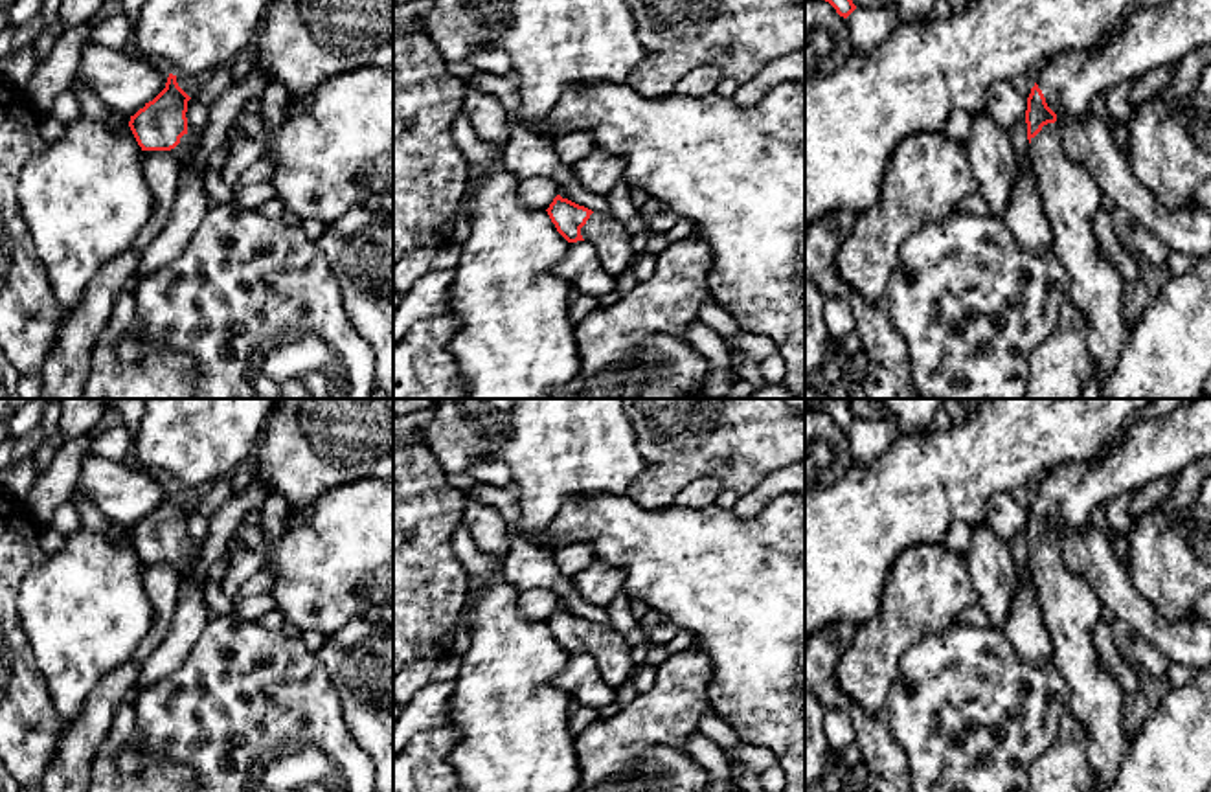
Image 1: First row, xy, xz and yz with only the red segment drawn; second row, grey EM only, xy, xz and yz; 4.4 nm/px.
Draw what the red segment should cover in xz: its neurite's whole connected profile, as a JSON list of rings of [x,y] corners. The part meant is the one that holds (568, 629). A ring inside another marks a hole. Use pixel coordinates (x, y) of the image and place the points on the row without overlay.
[[[557,606],[546,621],[557,643],[568,652],[588,652],[594,656],[603,680],[621,687],[634,669],[630,658],[630,638],[610,625],[592,623]]]

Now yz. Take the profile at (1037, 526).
[[[1193,399],[1163,417],[1132,424],[1123,443],[1104,459],[1066,461],[1035,485],[1036,494],[1027,509],[1025,522],[1027,570],[1036,590],[1044,628],[1049,632],[1051,662],[1071,693],[1070,713],[1082,724],[1090,739],[1086,753],[1097,774],[1097,783],[1090,792],[1106,792],[1115,783],[1130,752],[1125,718],[1126,691],[1101,663],[1093,645],[1093,628],[1101,621],[1103,601],[1064,562],[1060,533],[1092,527],[1090,516],[1097,507],[1104,507],[1112,498],[1158,478],[1176,476],[1205,456],[1211,456],[1211,399]]]

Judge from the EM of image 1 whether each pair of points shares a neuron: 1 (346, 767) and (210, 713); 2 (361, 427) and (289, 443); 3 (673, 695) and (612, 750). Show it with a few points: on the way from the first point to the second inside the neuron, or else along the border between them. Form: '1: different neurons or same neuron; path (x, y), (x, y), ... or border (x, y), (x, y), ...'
1: same neuron; path (318, 732), (300, 730), (285, 715), (245, 715)
2: same neuron; path (342, 427), (329, 427), (307, 443)
3: same neuron; path (658, 710), (627, 735)

